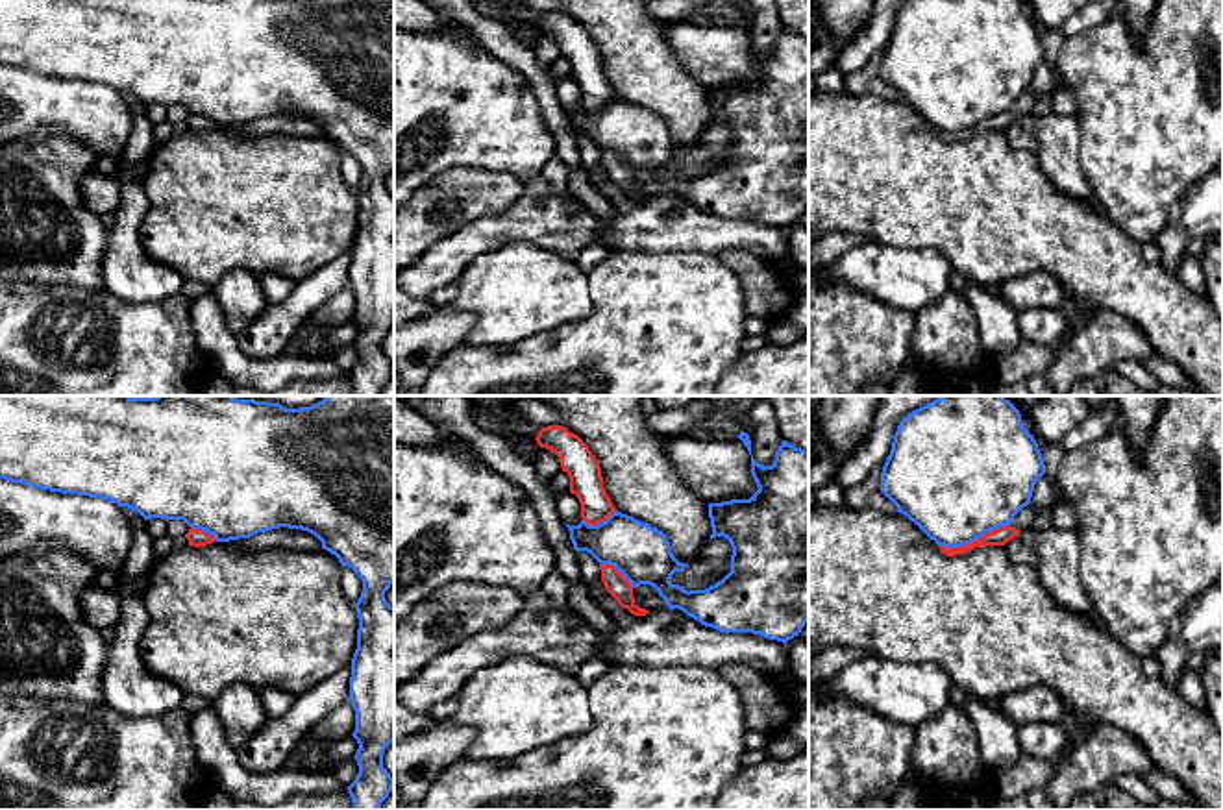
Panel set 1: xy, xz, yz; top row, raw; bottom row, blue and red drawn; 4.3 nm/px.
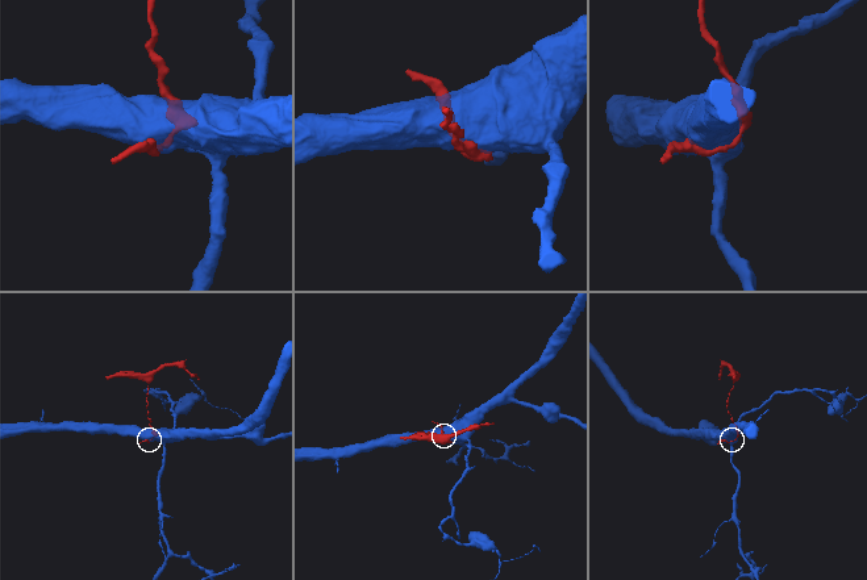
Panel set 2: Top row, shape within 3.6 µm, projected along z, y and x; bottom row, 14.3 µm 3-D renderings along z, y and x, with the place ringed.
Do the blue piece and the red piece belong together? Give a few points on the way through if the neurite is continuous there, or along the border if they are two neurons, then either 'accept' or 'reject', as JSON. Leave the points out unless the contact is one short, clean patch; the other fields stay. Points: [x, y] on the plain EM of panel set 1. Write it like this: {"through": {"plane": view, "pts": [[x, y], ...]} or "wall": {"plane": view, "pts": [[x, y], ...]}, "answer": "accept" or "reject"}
{"answer": "reject"}

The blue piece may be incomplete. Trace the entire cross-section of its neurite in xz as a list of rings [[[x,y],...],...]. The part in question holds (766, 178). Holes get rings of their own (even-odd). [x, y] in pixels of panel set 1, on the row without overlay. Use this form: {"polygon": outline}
{"polygon": [[[781,28],[772,52],[759,50],[751,41],[751,61],[759,76],[749,85],[731,85],[722,89],[709,89],[709,104],[712,120],[723,122],[733,133],[731,157],[716,170],[705,176],[685,176],[672,170],[675,157],[683,157],[688,150],[679,148],[670,133],[666,120],[633,102],[614,96],[605,107],[588,111],[581,105],[579,111],[568,111],[574,135],[590,139],[599,150],[614,152],[633,174],[640,170],[653,172],[666,187],[668,194],[679,194],[686,202],[698,205],[705,213],[720,218],[753,218],[768,226],[786,229],[801,218],[809,207],[809,37]]]}

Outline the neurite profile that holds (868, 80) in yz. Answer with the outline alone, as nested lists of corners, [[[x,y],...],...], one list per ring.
[[[875,52],[870,61],[859,70],[844,78],[844,91],[853,96],[881,96],[886,100],[897,98],[897,92],[881,78],[883,52]]]

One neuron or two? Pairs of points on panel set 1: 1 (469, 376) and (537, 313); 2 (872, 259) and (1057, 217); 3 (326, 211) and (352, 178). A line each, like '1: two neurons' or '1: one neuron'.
1: two neurons
2: two neurons
3: two neurons

